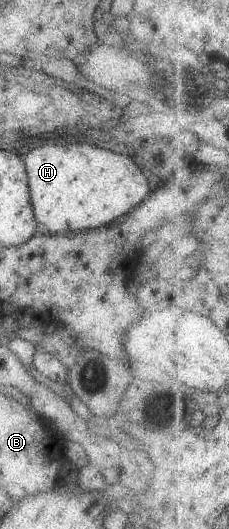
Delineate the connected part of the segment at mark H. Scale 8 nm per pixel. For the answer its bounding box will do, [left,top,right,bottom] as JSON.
[20,143,150,234]

